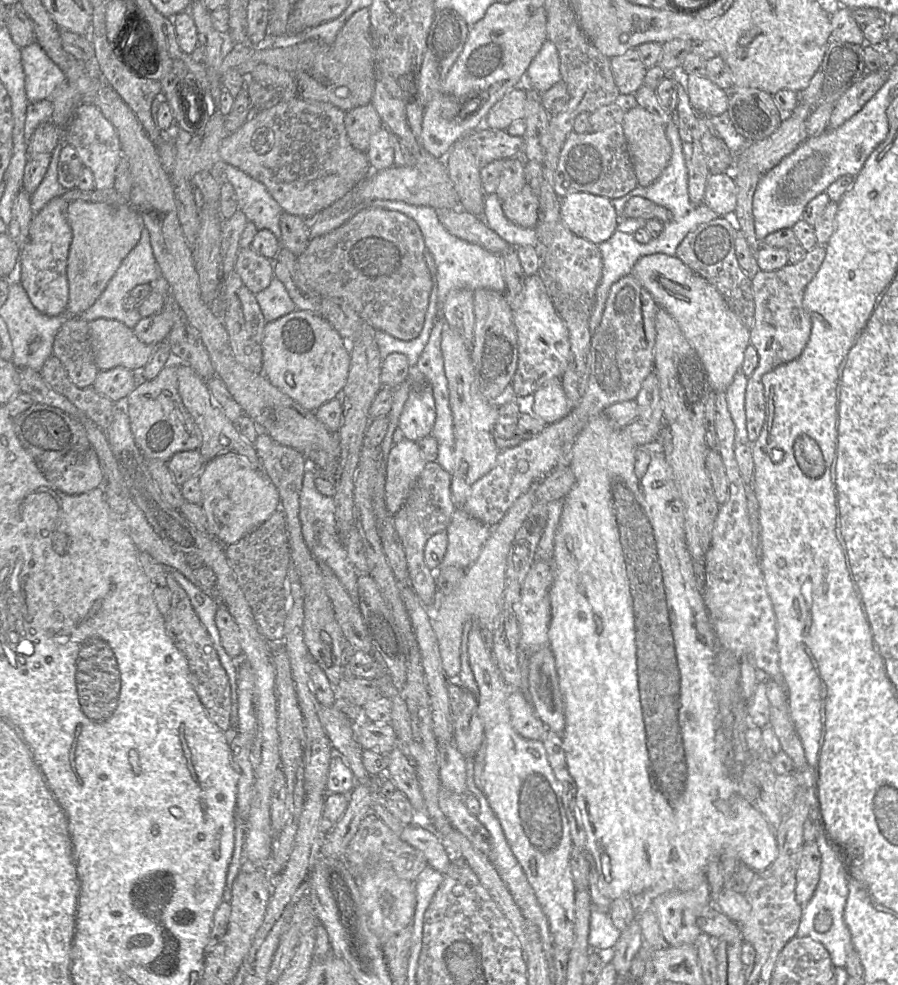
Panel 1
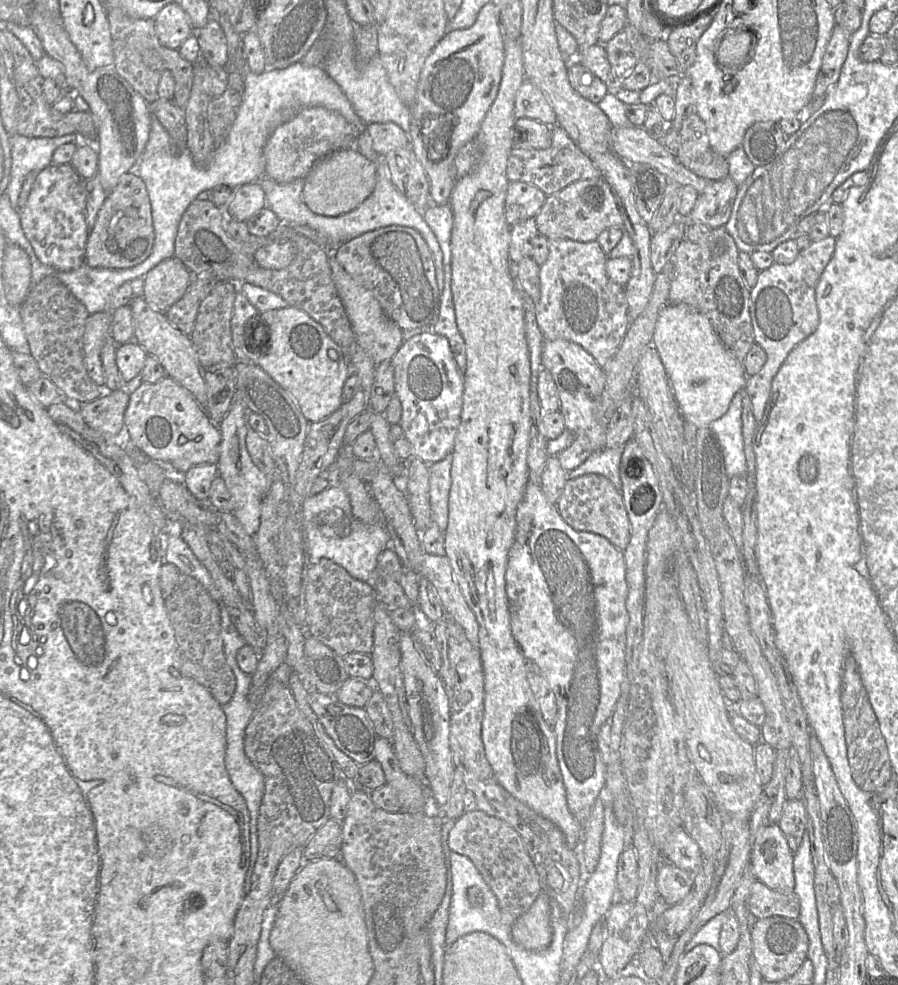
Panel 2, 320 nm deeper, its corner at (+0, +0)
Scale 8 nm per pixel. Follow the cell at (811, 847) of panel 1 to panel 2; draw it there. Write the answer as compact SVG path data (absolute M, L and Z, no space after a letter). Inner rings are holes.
M802 797L785 801L777 824L787 839L791 852L795 853L801 845L808 824L807 809Z

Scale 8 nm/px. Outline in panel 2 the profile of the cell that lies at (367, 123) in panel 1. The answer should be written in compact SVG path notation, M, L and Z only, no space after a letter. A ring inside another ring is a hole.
M393 122L369 123L365 127L372 140L372 147L379 155L410 146L410 137L404 130Z

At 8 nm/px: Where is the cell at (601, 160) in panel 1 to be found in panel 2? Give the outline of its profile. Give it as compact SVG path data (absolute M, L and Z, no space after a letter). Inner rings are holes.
M559 125L550 126L552 144L544 150L527 150L513 147L508 157L506 174L509 182L521 181L553 195L578 180L600 178L601 173Z

